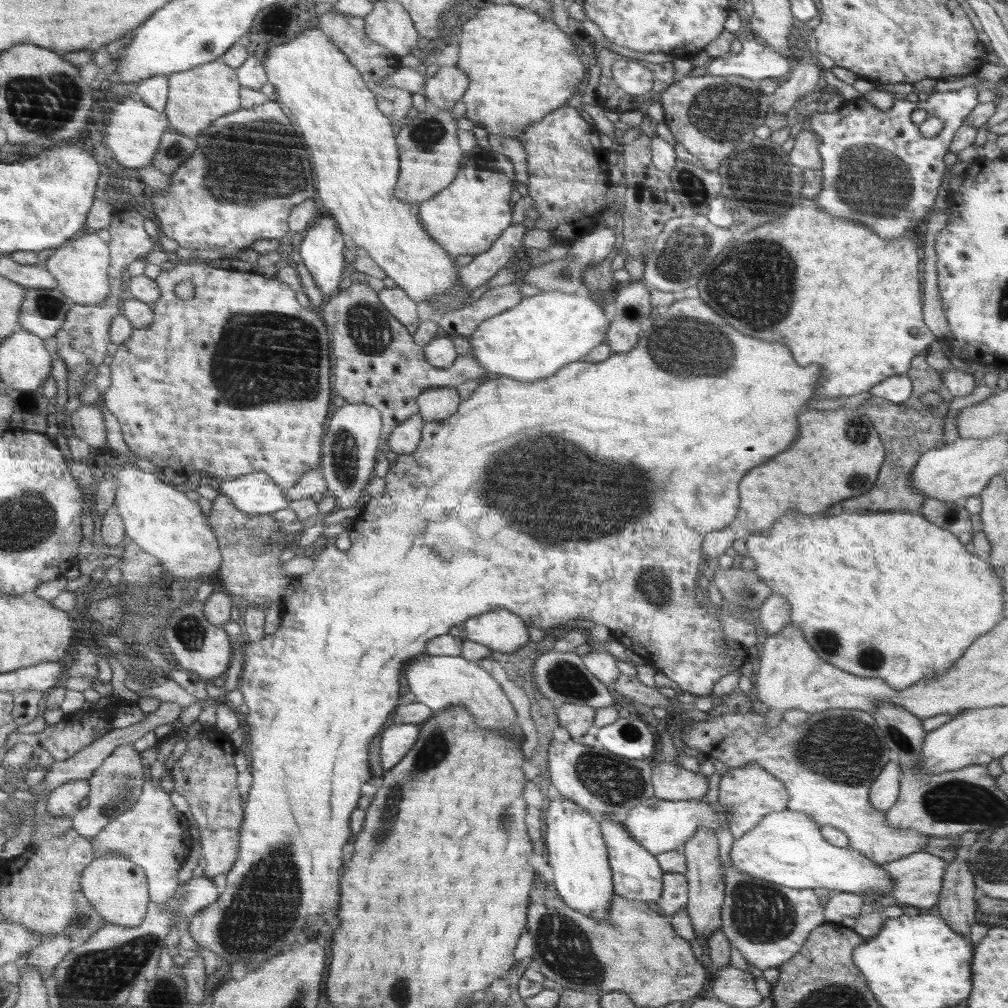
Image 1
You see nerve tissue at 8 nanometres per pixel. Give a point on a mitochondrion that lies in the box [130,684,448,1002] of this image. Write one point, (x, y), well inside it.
(260, 913)

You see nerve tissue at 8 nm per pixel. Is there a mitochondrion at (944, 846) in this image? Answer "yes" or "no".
yes

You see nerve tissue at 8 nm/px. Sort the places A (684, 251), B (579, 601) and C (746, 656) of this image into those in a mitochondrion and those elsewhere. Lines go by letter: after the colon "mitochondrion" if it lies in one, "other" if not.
A: mitochondrion
B: other
C: other

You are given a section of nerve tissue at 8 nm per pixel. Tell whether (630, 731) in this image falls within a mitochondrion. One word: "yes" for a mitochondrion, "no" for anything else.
yes

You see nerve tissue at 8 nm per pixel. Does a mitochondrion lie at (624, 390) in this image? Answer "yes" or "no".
no

